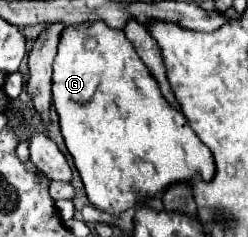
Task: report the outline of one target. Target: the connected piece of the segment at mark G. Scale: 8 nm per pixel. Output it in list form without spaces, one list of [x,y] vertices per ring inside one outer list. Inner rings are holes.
[[[85,22],[67,26],[59,40],[59,54],[53,62],[53,102],[59,114],[61,134],[81,174],[89,202],[119,218],[139,200],[149,200],[165,192],[171,184],[189,182],[195,174],[209,182],[215,176],[211,150],[187,126],[185,116],[167,104],[147,66],[137,56],[123,30],[111,30],[105,22]]]

